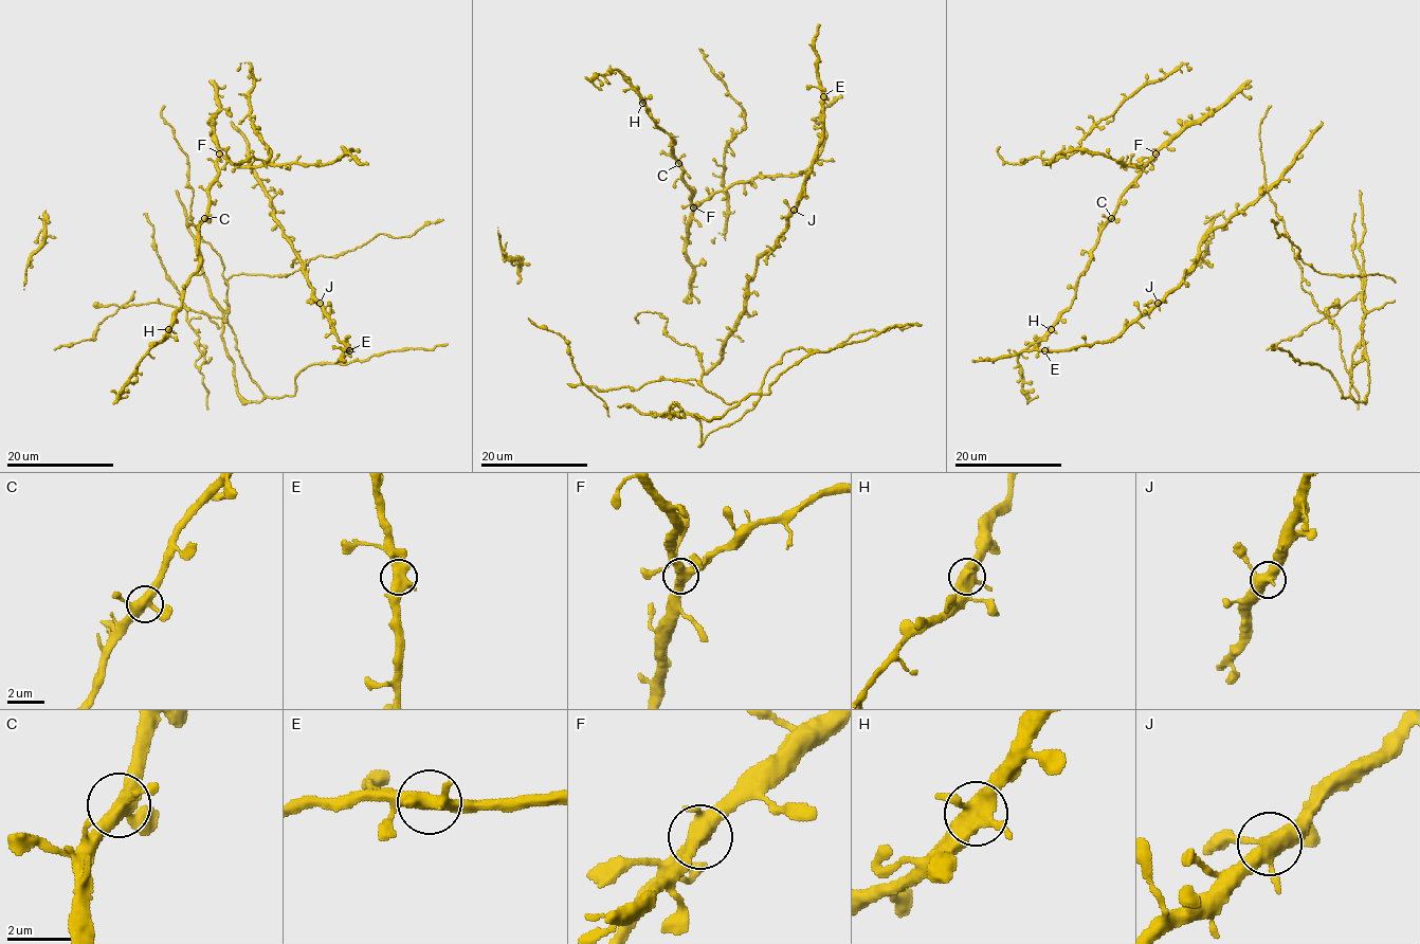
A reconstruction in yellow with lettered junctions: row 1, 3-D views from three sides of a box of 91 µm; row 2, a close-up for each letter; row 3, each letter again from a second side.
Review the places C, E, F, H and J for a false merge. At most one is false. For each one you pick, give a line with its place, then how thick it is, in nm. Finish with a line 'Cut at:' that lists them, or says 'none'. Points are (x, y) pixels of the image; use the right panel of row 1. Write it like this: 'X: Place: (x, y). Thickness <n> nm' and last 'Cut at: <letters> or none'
Cut at: none

